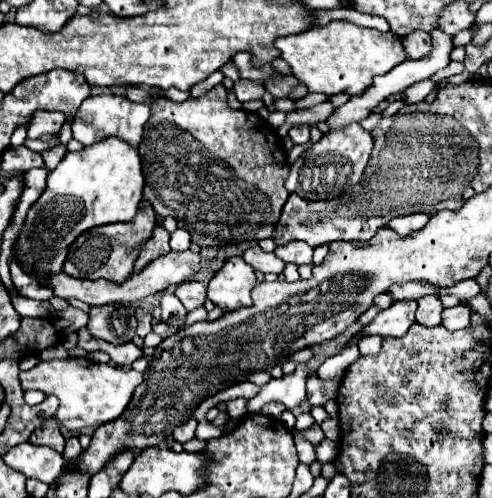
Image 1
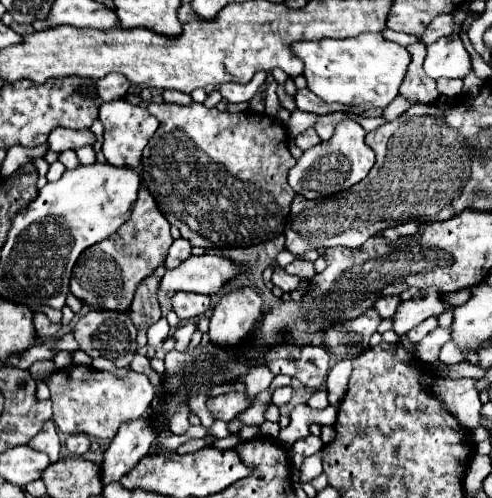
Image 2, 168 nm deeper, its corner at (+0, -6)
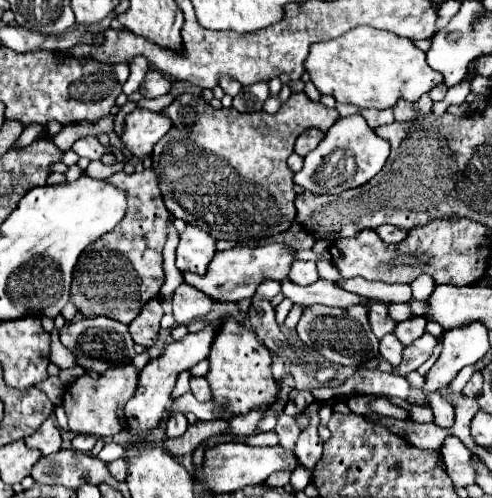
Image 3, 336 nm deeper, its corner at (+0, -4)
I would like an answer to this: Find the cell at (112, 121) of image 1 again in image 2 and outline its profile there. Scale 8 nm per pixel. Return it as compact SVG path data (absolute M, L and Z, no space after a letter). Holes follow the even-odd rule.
M125 99L119 101L111 101L105 103L99 109L99 119L105 127L105 135L103 135L103 155L107 157L107 161L111 165L125 165L125 167L137 167L141 163L141 153L145 149L145 145L149 143L149 139L155 135L159 121L149 115L149 111L145 107L139 105L131 105Z

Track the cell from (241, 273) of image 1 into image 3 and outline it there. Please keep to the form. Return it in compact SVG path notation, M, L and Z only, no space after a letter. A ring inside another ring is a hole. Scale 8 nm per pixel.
M225 315L223 323L213 339L211 353L209 353L209 373L205 375L211 383L213 397L217 403L229 403L229 411L235 415L247 413L251 407L273 403L279 385L271 377L271 355L261 345L257 335L249 331L243 323L237 321L233 315Z

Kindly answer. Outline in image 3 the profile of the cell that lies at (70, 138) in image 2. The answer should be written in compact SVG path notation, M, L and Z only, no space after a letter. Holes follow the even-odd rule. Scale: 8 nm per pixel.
M81 137L73 143L71 147L79 157L87 157L87 159L101 159L101 155L107 151L99 141L97 137Z

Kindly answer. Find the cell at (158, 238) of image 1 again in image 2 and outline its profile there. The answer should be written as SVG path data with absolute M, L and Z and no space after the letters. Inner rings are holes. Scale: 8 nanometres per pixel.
M159 267L151 277L147 277L137 293L135 293L135 299L133 299L133 305L131 305L131 321L137 329L137 345L139 347L145 347L147 345L147 329L157 323L161 319L161 307L159 307L159 301L157 301L157 289L159 289L159 279L163 279L165 275L165 267Z

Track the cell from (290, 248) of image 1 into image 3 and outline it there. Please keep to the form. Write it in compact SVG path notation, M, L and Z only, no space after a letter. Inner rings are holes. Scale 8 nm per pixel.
M295 261L291 265L289 279L295 281L297 285L309 285L311 281L317 281L319 275L317 275L317 269L315 269L315 263L313 261Z

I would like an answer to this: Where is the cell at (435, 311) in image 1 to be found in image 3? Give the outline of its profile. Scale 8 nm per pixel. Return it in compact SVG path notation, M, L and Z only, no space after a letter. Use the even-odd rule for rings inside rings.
M411 317L411 319L403 321L403 323L397 323L393 333L403 345L411 345L415 339L419 339L425 333L425 325L427 325L427 319Z

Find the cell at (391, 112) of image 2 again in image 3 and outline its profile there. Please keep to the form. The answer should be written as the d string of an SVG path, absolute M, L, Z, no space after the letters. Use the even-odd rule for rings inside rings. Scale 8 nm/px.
M361 109L361 115L365 117L365 121L369 123L369 127L379 127L379 125L387 125L393 123L393 109L383 109L383 111L375 111L375 109Z

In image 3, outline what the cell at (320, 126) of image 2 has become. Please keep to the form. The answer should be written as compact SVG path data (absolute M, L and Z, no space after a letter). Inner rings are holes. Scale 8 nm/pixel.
M293 93L283 105L281 109L275 113L275 115L269 115L265 111L257 111L257 113L239 113L237 109L213 109L207 101L203 101L203 97L199 95L181 95L177 97L175 101L168 107L163 109L163 115L169 117L173 121L173 127L169 129L169 133L159 141L159 145L153 147L153 153L151 153L151 161L153 161L153 171L157 173L157 179L159 179L159 189L161 189L161 195L163 195L163 201L165 201L165 207L169 209L169 213L177 219L183 219L187 225L193 225L193 227L203 227L213 239L225 239L225 241L235 241L237 245L249 245L257 239L265 239L265 237L273 237L277 233L283 233L291 227L291 223L295 221L295 205L293 205L293 199L295 199L295 191L293 191L293 171L287 167L287 157L291 155L289 147L293 147L295 139L310 127L320 128L321 131L326 133L328 129L339 119L339 113L335 109L327 109L323 103L313 103L307 99L305 93Z

